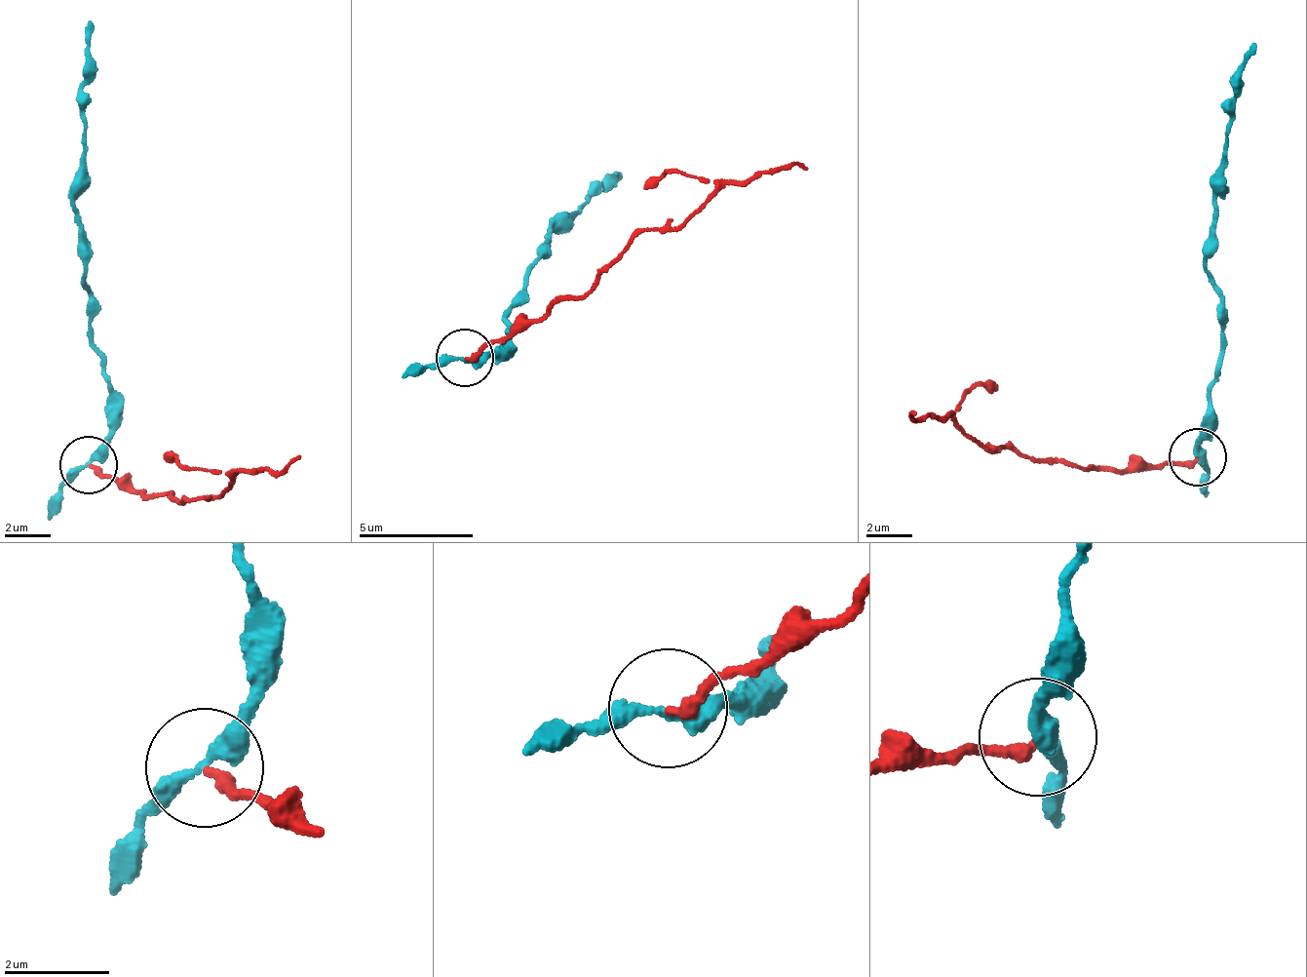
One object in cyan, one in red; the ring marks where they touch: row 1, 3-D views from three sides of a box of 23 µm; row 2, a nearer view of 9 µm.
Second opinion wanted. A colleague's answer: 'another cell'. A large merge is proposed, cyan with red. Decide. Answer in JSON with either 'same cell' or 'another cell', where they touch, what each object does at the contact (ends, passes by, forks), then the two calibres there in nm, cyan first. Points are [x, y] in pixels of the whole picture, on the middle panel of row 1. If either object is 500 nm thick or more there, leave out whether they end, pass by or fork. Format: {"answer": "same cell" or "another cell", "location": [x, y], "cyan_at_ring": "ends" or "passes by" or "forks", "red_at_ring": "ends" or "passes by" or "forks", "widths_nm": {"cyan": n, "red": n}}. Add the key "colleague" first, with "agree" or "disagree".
{"colleague": "agree", "answer": "another cell", "location": [465, 358], "cyan_at_ring": "passes by", "red_at_ring": "ends", "widths_nm": {"cyan": 280, "red": 220}}

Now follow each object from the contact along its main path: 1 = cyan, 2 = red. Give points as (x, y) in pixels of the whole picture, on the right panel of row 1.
1: (1199, 455), (1209, 387), (1222, 348), (1222, 293), (1207, 270), (1215, 172), (1224, 156), (1237, 66), (1253, 45)
2: (1199, 455), (1126, 474), (1049, 463), (1004, 444), (998, 451), (959, 423), (914, 418), (913, 412)

